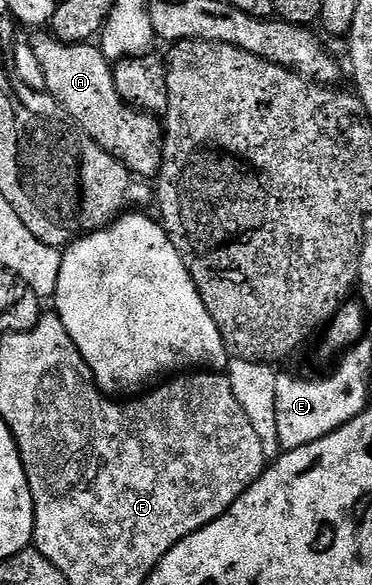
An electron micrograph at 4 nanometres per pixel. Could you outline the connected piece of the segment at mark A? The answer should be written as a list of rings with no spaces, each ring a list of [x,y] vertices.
[[[46,31],[33,32],[32,55],[42,73],[43,88],[85,135],[110,153],[137,178],[152,179],[160,171],[163,159],[163,126],[149,112],[129,107],[114,85],[111,62],[92,43],[64,44]]]

